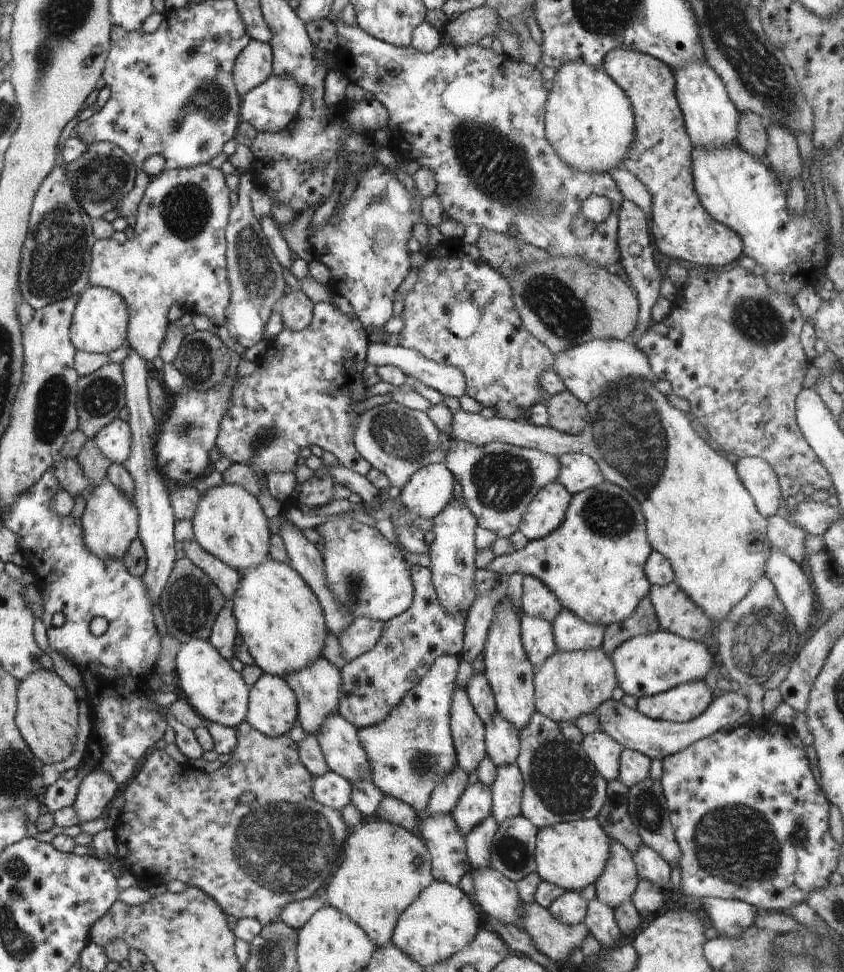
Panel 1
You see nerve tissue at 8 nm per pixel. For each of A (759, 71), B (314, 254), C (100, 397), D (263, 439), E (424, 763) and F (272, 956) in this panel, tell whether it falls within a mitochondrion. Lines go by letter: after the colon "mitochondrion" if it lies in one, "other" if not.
A: mitochondrion
B: other
C: mitochondrion
D: mitochondrion
E: mitochondrion
F: mitochondrion

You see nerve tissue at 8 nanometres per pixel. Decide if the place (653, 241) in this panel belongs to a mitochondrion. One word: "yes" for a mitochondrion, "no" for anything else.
no

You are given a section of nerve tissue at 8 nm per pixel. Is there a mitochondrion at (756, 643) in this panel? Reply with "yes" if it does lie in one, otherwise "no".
yes

